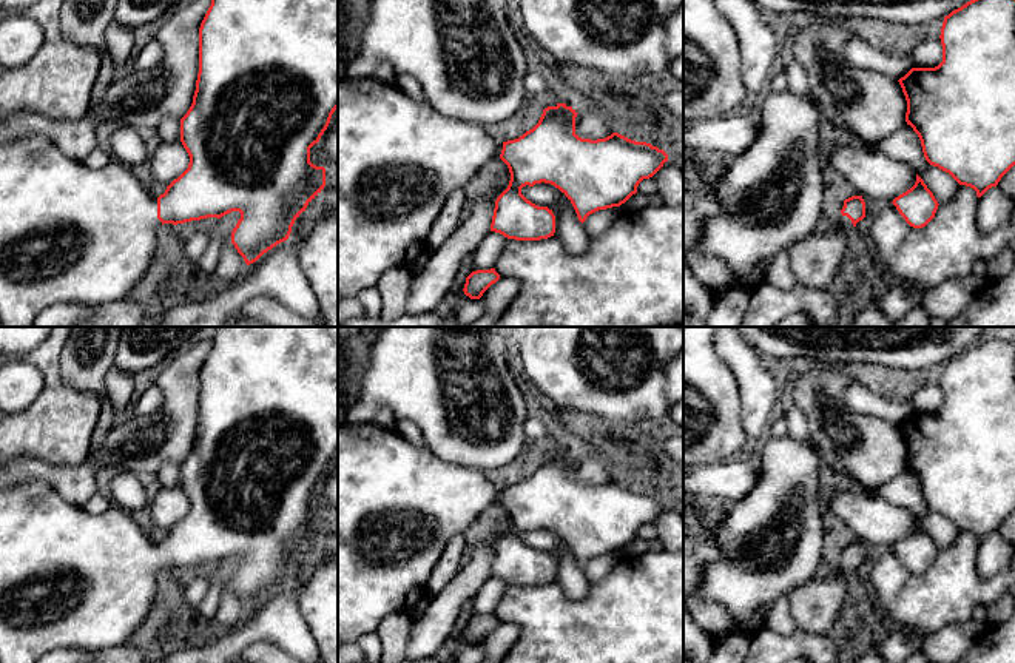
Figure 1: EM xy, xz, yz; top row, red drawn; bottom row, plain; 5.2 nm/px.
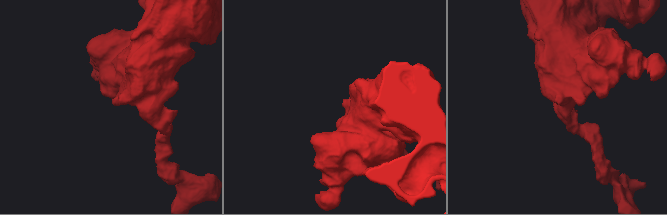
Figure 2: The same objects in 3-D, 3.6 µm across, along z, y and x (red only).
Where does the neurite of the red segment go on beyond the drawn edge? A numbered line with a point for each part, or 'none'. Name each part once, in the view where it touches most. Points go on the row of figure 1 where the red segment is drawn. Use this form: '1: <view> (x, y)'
1: xy (68, 235)

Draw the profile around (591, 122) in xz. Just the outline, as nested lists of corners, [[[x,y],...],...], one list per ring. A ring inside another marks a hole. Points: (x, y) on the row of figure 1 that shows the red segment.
[[[585,97],[585,103],[575,117],[575,134],[582,139],[605,139],[614,133],[614,125],[606,108],[597,97]]]

